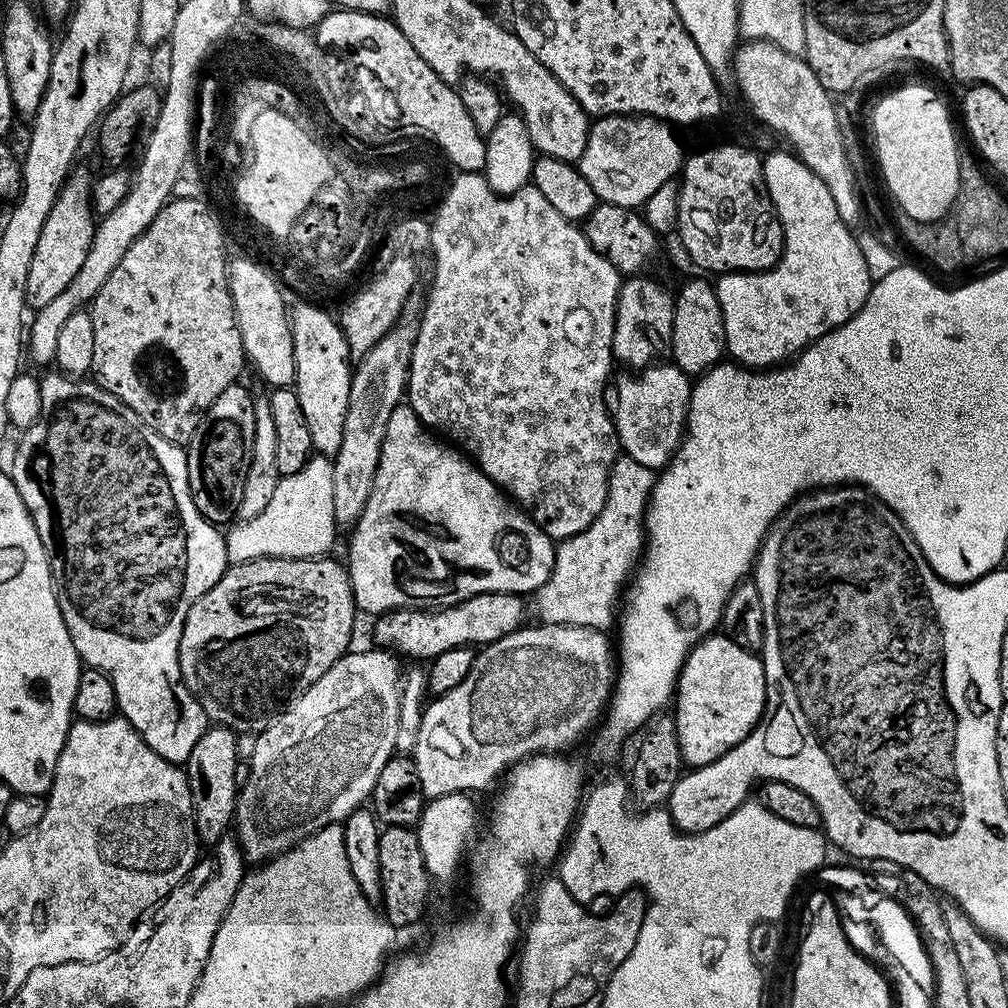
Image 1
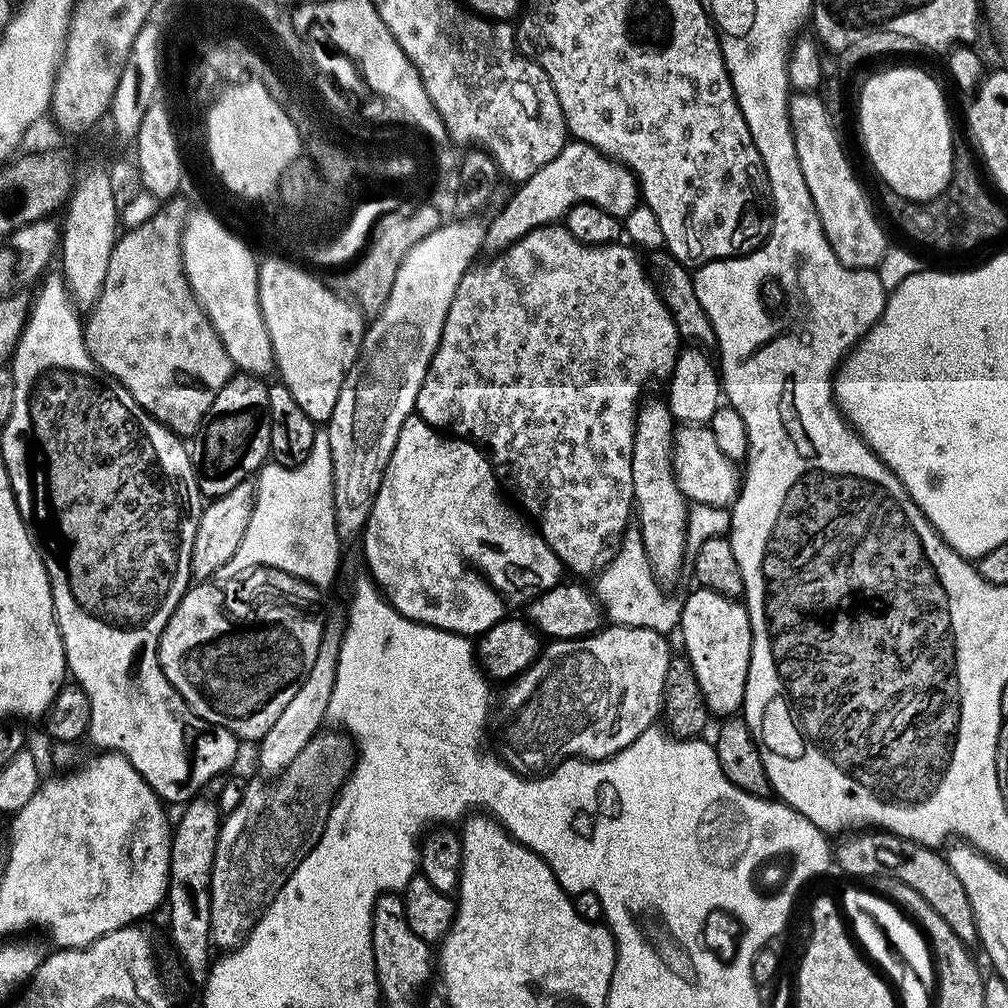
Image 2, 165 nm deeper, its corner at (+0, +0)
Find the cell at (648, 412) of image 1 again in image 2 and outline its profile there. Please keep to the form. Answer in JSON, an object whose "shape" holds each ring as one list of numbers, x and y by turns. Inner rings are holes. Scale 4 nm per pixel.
{"shape":[[679,425,673,431,672,468,679,489,691,503,729,507,739,495,739,467,722,453,714,432,707,425]]}

